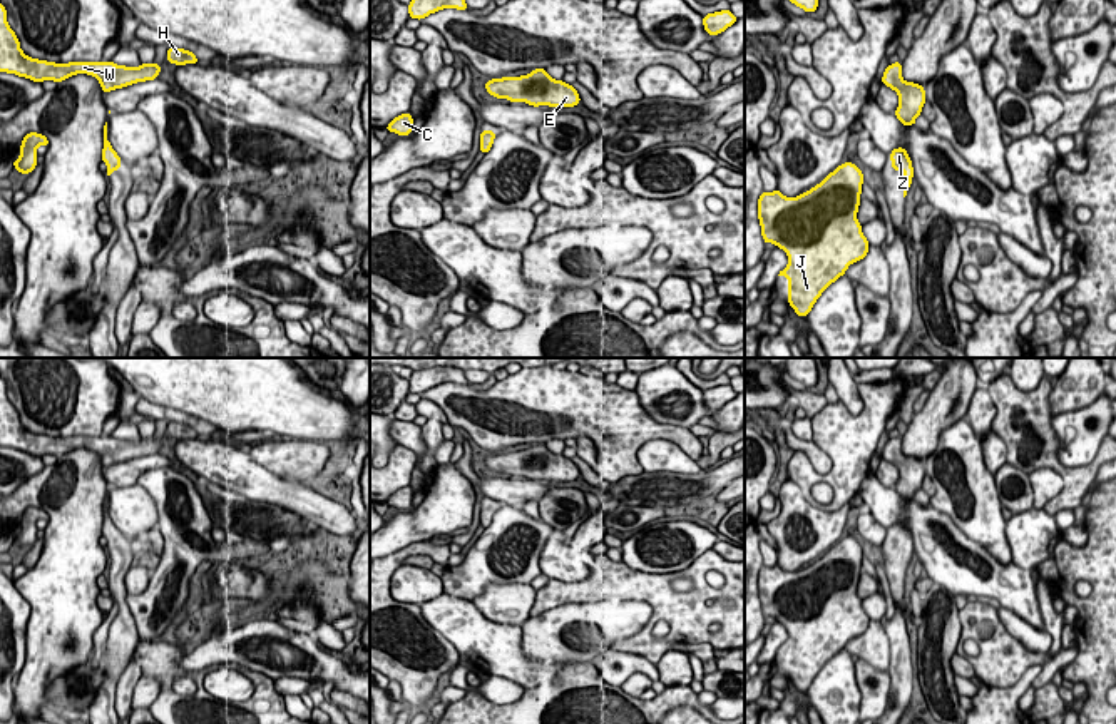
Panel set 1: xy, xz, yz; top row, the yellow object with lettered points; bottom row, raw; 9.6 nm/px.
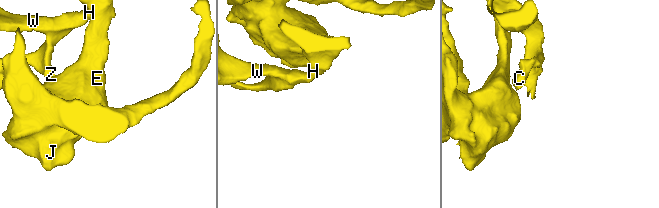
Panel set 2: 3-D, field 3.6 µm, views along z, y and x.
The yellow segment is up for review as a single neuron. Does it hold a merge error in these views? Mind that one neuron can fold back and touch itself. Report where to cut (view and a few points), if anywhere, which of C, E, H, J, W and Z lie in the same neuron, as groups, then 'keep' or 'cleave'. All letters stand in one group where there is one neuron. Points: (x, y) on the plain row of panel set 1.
no cut; C E H J W Z; keep

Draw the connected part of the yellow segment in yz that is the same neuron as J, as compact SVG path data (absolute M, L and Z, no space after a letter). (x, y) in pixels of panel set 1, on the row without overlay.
M845 537L796 572L785 572L776 563L763 565L758 574L763 615L786 627L788 639L778 650L788 652L788 679L801 692L850 639L868 627L857 594L862 558L862 545Z

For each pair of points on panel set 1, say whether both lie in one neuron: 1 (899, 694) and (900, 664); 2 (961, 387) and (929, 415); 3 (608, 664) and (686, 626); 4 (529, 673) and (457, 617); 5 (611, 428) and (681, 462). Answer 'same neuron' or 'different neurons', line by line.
1: same neuron
2: same neuron
3: different neurons
4: same neuron
5: different neurons

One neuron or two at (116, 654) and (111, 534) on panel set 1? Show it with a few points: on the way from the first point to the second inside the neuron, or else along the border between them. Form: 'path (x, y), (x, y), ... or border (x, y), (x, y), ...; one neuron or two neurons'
path (122, 624), (117, 564); one neuron

